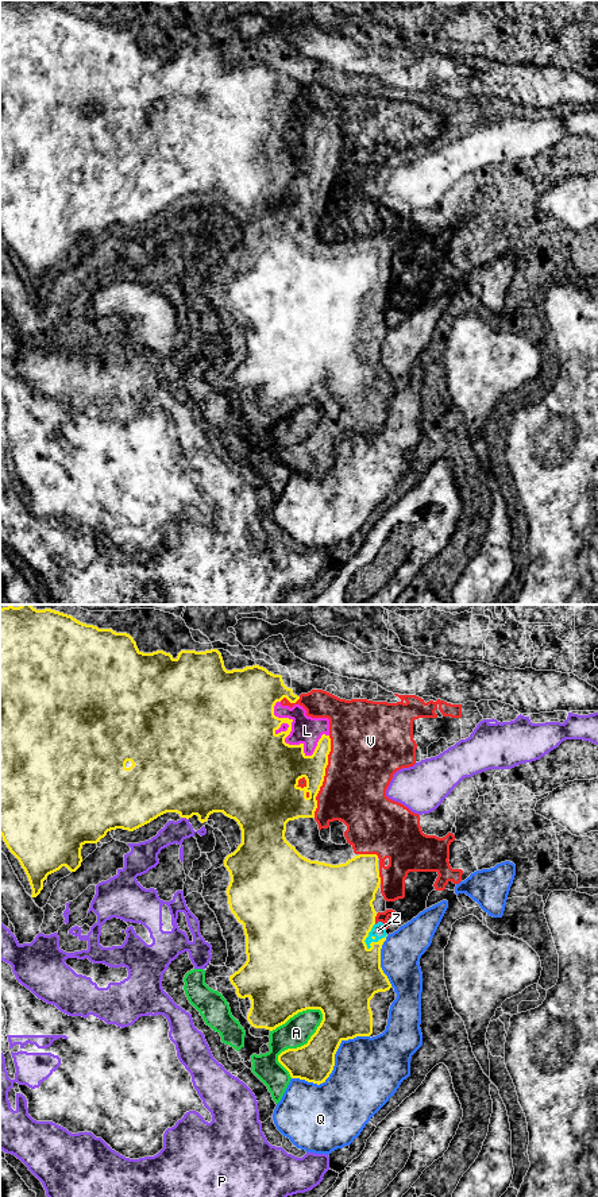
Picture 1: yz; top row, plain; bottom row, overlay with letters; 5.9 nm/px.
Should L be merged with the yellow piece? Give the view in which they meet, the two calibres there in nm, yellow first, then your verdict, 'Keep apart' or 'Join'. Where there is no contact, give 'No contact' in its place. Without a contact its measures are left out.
Touches yellow in yz. Thickness 500 nm (yellow) against 170 nm. Keep apart

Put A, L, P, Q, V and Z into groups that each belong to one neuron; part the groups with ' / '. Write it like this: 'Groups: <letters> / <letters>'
Groups: A L V Z / P / Q

